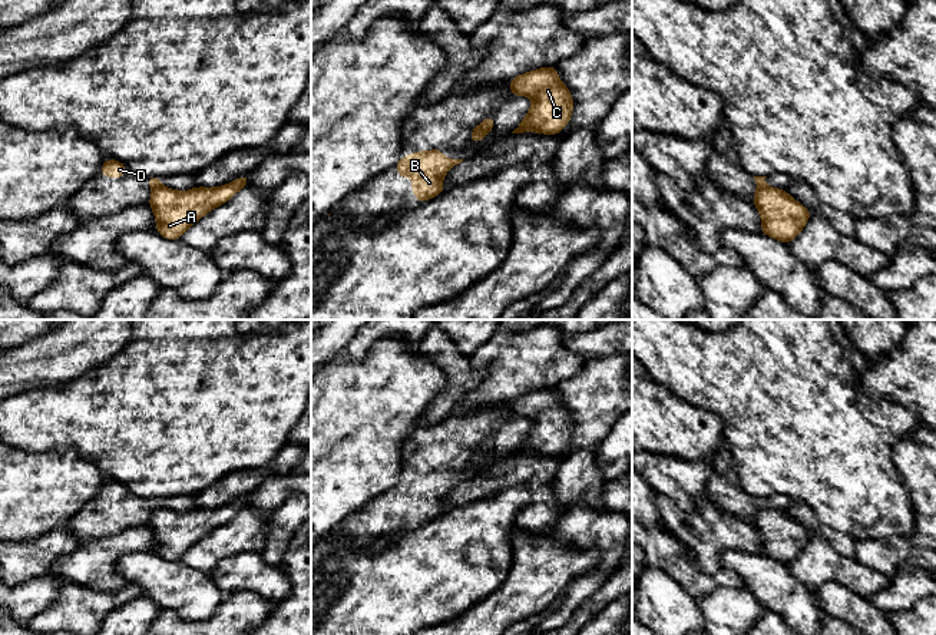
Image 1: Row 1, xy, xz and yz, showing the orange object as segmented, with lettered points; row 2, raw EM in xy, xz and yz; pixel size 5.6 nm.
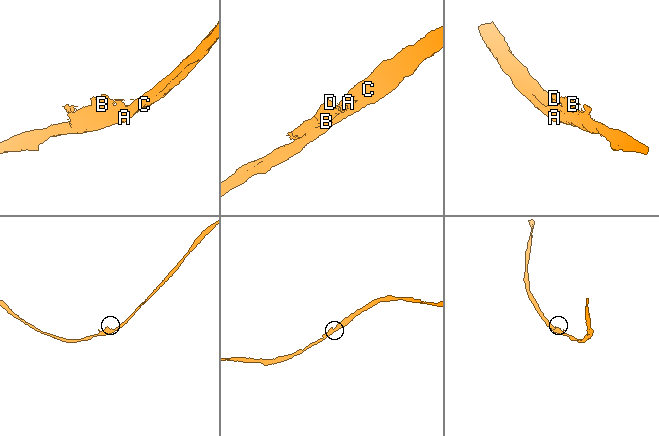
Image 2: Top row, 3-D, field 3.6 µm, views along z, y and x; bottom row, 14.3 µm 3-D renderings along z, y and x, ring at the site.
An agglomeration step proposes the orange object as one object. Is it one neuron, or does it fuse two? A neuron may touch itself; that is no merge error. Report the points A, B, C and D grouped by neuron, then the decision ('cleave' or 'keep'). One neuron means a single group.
A C / B D | cleave

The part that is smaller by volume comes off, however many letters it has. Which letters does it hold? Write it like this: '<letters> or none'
B, D

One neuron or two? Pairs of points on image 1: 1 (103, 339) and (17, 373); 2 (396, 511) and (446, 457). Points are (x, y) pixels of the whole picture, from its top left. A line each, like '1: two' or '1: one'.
1: one
2: one

